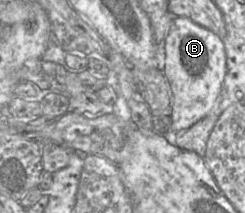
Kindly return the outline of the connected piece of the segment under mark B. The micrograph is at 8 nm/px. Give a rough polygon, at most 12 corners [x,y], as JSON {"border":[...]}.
{"border":[[175,17],[164,43],[170,130],[203,119],[227,71],[222,39]]}

